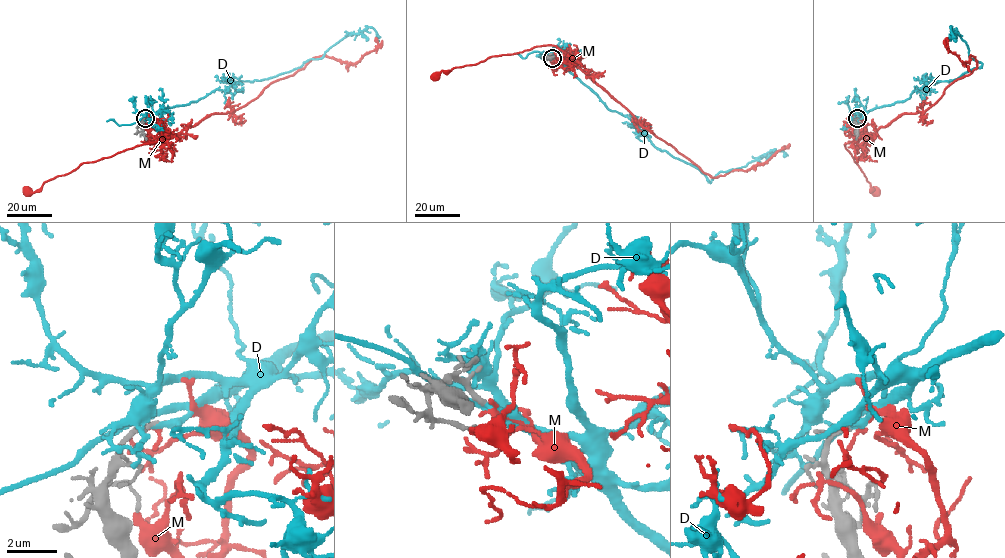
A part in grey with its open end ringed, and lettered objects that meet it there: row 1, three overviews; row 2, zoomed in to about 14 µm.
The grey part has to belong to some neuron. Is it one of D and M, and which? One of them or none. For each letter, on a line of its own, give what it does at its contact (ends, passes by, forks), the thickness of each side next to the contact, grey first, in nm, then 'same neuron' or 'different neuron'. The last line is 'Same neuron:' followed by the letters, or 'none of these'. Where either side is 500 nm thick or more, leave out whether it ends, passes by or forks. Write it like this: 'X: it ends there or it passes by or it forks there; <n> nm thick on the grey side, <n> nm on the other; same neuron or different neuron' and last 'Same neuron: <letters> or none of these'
D: it ends there; 180 nm thick on the grey side, 220 nm on the other; same neuron
M: it ends there; 200 nm thick on the grey side, 220 nm on the other; different neuron
Same neuron: D

